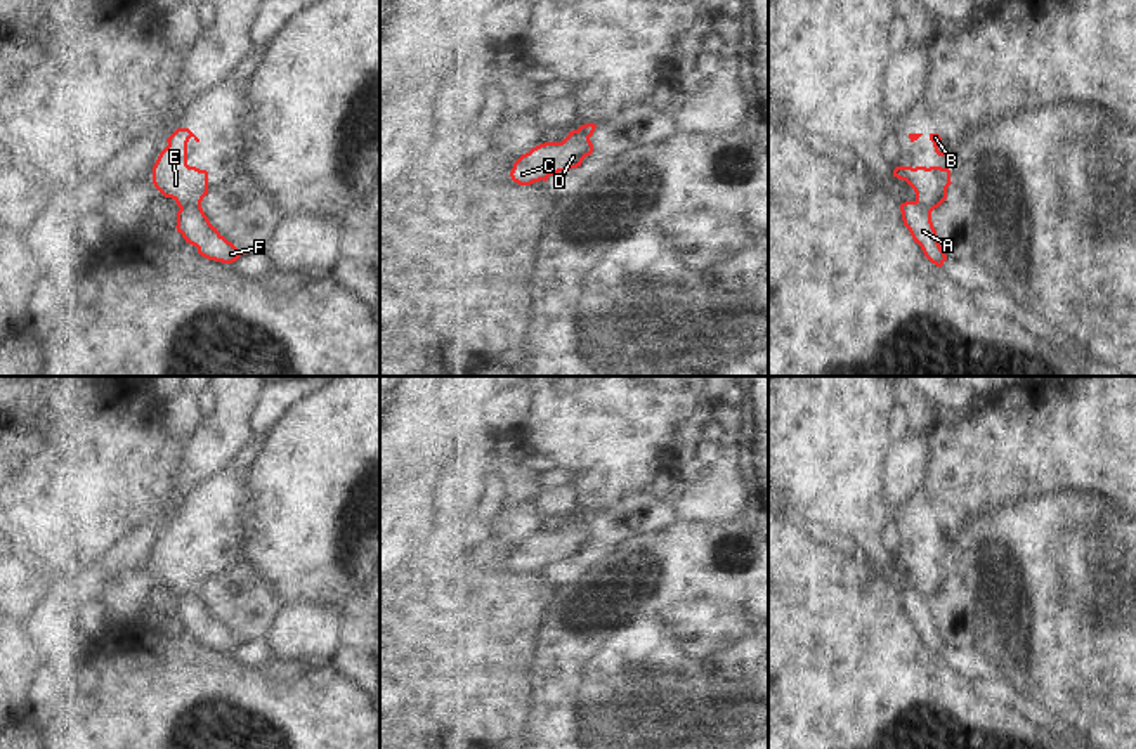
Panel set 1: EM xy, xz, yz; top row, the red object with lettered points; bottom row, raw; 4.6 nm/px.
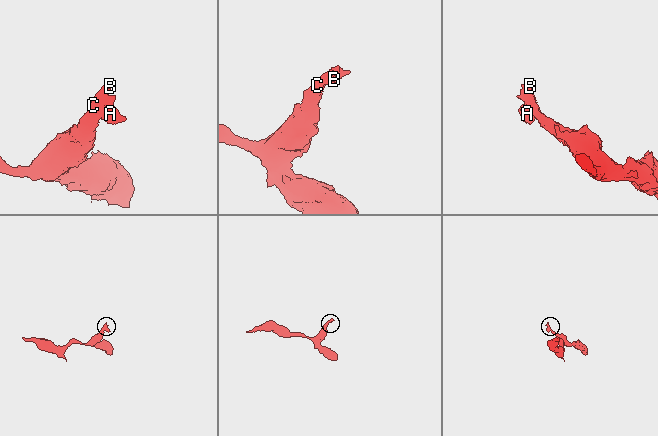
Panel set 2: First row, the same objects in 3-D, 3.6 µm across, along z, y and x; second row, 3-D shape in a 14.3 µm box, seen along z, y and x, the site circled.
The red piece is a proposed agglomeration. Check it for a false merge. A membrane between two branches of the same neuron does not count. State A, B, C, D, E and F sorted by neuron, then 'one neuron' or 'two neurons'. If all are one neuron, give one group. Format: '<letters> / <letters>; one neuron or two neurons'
A F / B C D E; two neurons

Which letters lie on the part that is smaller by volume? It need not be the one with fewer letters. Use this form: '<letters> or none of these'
A, F

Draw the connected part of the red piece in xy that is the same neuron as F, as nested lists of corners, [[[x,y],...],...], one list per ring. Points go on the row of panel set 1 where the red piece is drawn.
[[[191,203],[177,212],[177,232],[182,234],[186,243],[198,248],[198,253],[208,260],[232,264],[241,255],[231,241],[227,241],[217,227],[213,227],[205,215],[201,203]]]

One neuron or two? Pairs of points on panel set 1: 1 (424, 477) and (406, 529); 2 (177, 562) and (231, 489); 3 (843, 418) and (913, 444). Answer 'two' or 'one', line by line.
1: one
2: one
3: two

